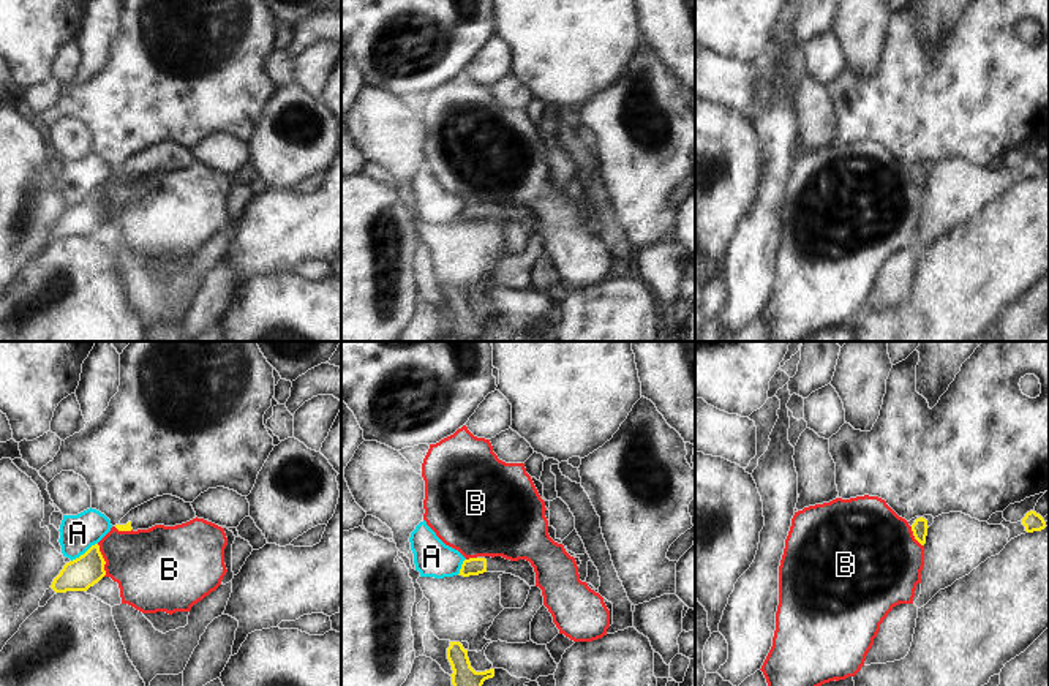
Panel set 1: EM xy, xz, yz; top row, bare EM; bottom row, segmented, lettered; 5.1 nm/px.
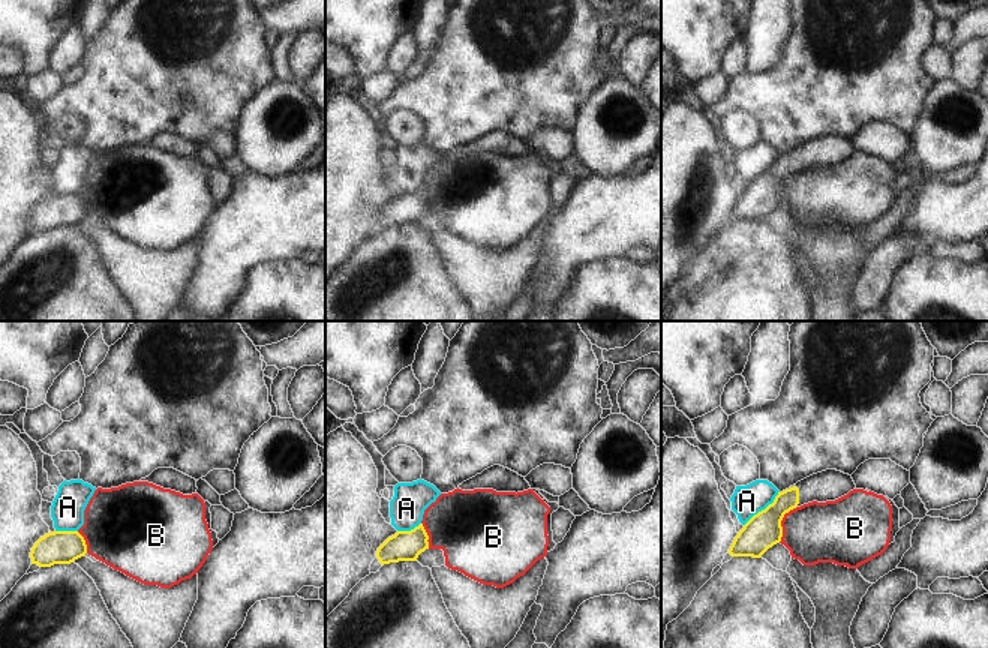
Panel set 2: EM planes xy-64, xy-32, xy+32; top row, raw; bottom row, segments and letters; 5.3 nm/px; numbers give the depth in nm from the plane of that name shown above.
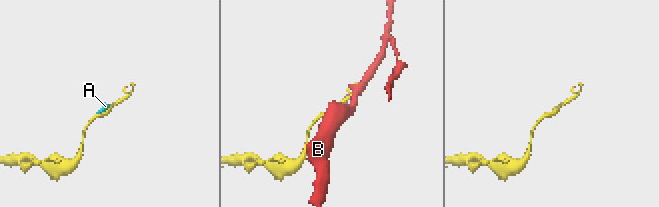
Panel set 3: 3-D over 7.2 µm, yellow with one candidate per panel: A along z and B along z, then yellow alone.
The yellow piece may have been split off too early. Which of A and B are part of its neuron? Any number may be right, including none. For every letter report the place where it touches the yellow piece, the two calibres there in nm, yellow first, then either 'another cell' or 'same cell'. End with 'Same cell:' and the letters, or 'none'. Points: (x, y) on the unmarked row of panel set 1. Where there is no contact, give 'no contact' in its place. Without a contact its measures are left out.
A: xy (86, 198) | 160/190 nm | another cell
B: xy (103, 206) | 160/380 nm | another cell
Same cell: none

